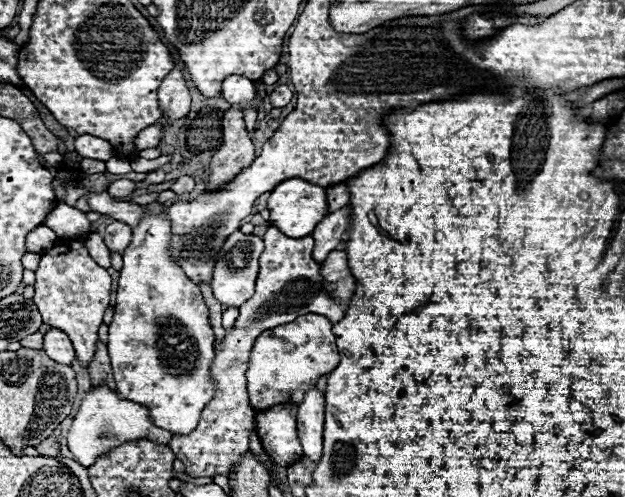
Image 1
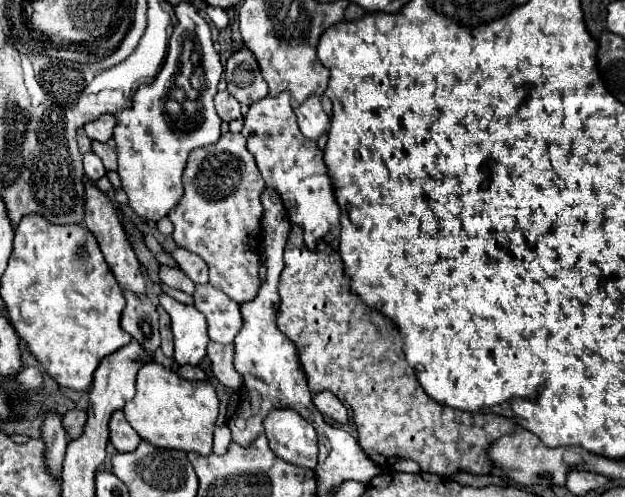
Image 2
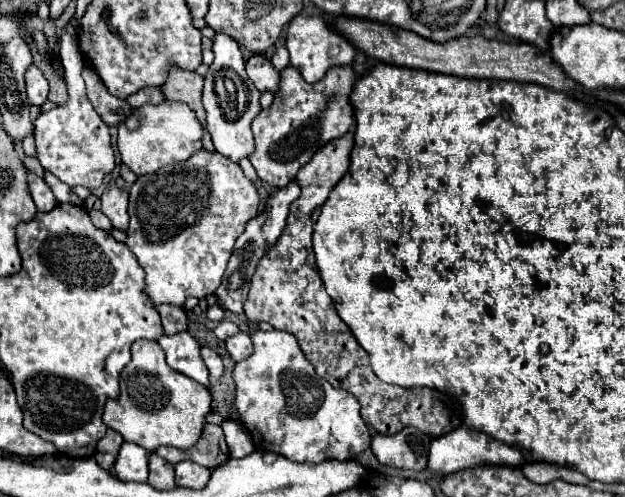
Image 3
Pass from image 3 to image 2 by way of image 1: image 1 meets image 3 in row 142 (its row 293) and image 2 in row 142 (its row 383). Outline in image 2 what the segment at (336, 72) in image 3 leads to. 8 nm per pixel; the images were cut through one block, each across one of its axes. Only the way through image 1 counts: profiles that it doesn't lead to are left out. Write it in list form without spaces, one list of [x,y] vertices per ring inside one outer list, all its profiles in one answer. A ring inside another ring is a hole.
[[[222,134],[216,144],[198,148],[190,152],[188,164],[184,170],[184,196],[178,206],[168,214],[174,224],[174,242],[202,256],[210,268],[210,284],[230,296],[234,302],[246,302],[254,298],[258,292],[260,280],[260,256],[258,256],[258,228],[262,218],[260,192],[266,188],[264,180],[258,172],[254,156],[246,150],[246,138],[242,134]]]

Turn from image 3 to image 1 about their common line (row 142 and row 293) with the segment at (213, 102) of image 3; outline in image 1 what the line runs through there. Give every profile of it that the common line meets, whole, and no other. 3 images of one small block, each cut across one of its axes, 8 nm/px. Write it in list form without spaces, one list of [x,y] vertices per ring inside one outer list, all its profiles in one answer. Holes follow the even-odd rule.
[[[234,232],[228,236],[222,248],[222,258],[216,260],[214,278],[212,278],[212,292],[224,306],[242,306],[248,298],[252,298],[256,276],[258,276],[260,252],[262,252],[262,242],[258,236],[242,234],[242,232]]]

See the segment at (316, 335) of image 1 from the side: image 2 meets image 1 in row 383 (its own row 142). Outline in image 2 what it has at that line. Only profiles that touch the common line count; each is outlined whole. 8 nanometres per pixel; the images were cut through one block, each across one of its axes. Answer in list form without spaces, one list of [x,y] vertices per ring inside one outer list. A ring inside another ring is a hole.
[[[280,92],[278,96],[268,94],[264,100],[250,104],[242,134],[248,138],[248,150],[256,158],[266,186],[282,196],[290,222],[304,228],[304,242],[314,250],[316,242],[338,226],[340,206],[328,176],[328,166],[324,164],[324,150],[314,140],[302,136],[290,106],[290,92]]]

